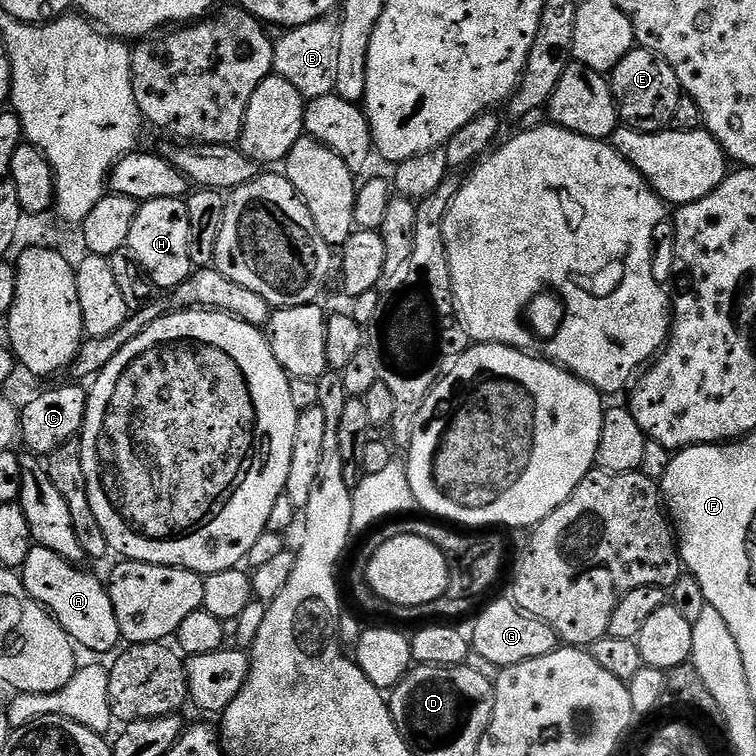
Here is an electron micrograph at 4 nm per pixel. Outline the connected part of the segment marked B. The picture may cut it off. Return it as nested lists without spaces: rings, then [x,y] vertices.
[[[332,18],[306,22],[306,26],[287,29],[281,36],[284,37],[275,41],[272,63],[275,75],[286,78],[294,90],[303,94],[305,101],[333,95],[336,91],[334,77],[338,75],[339,23]]]

